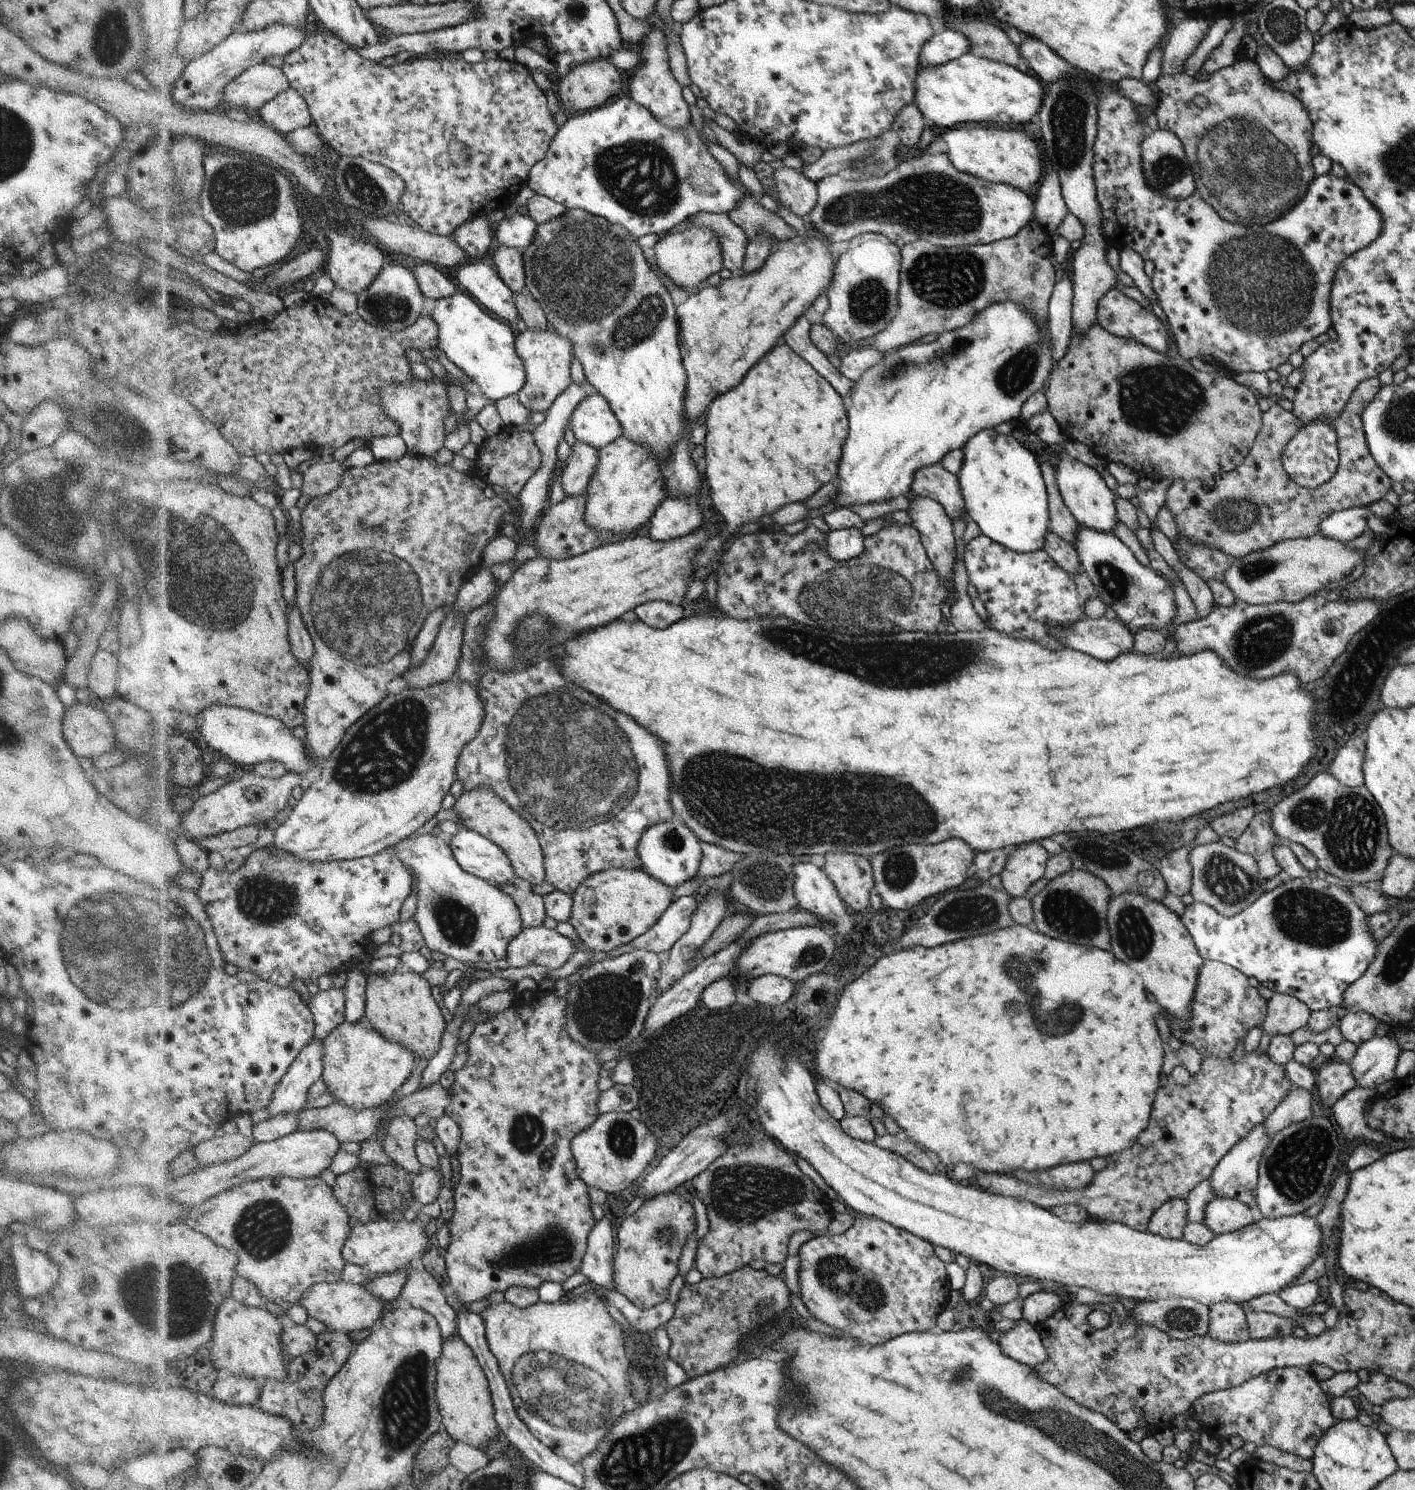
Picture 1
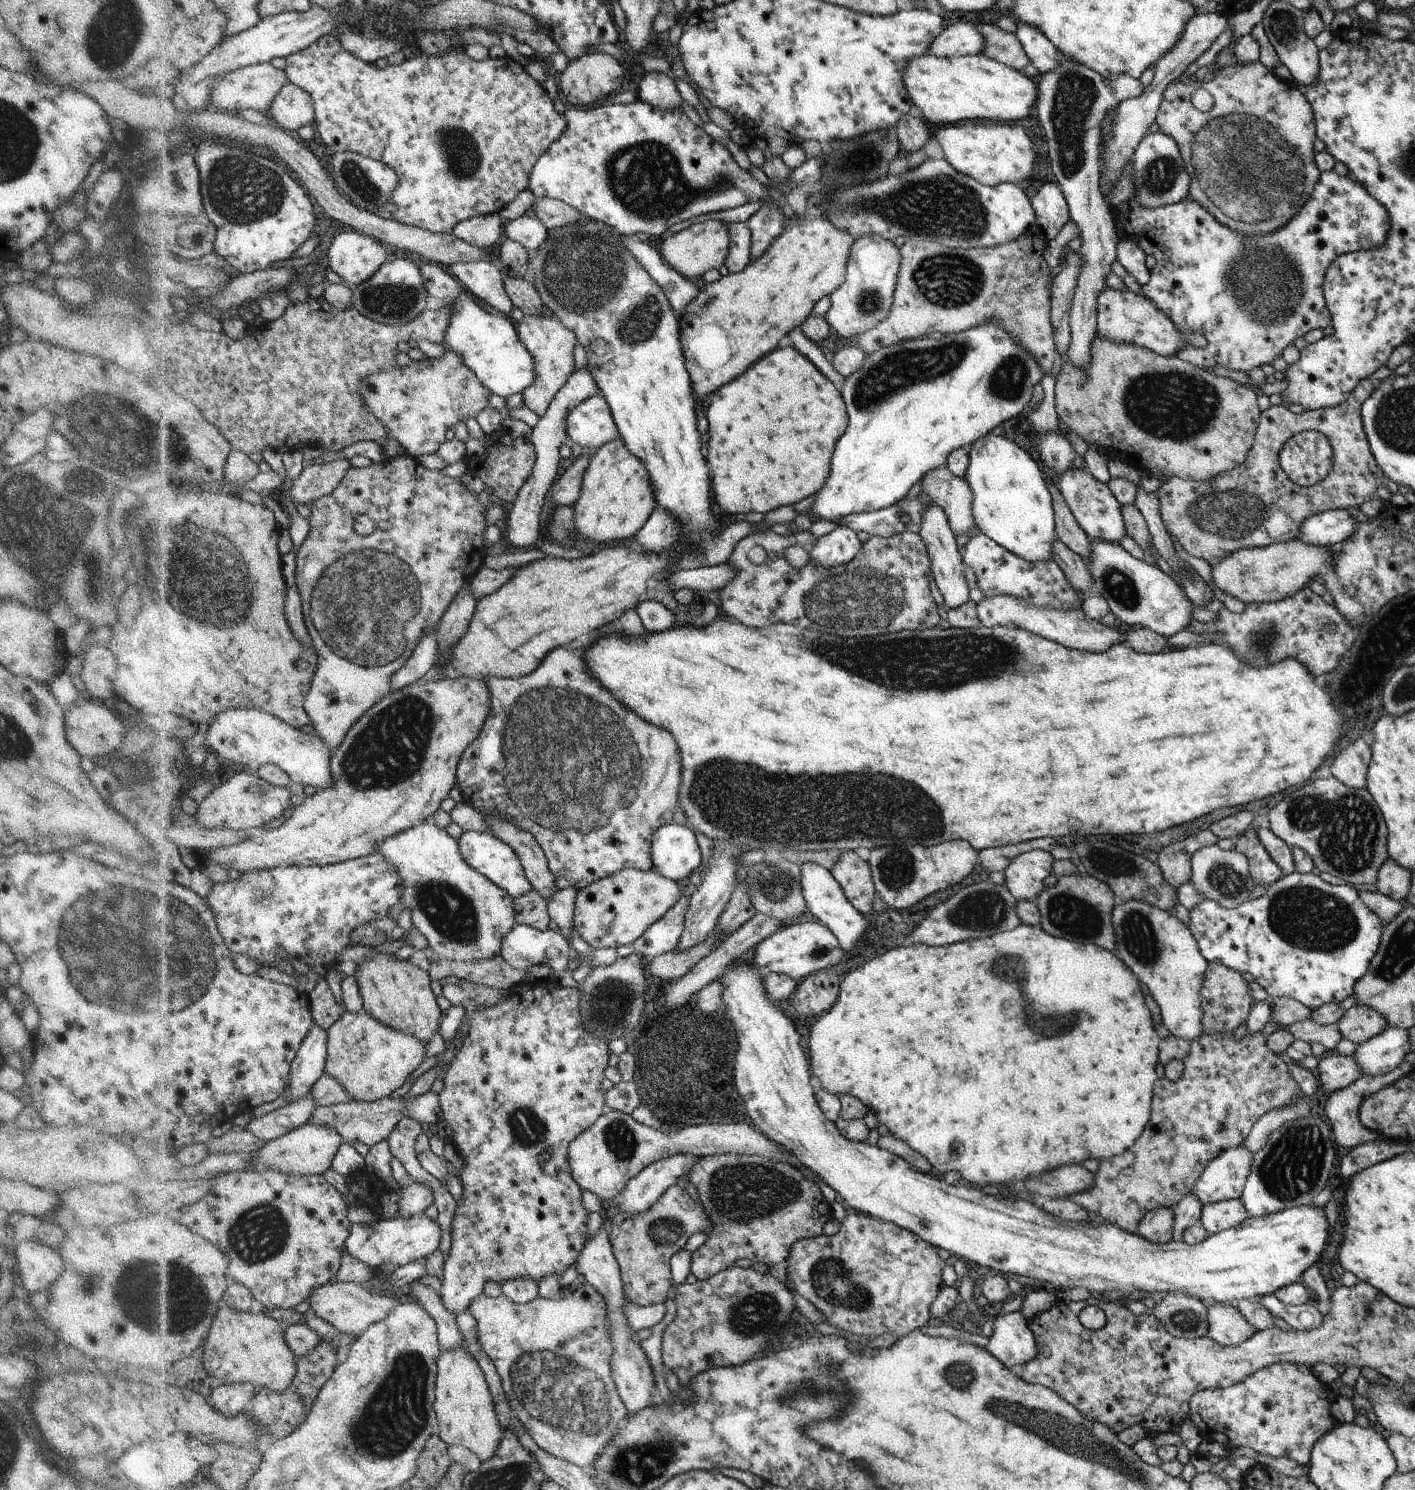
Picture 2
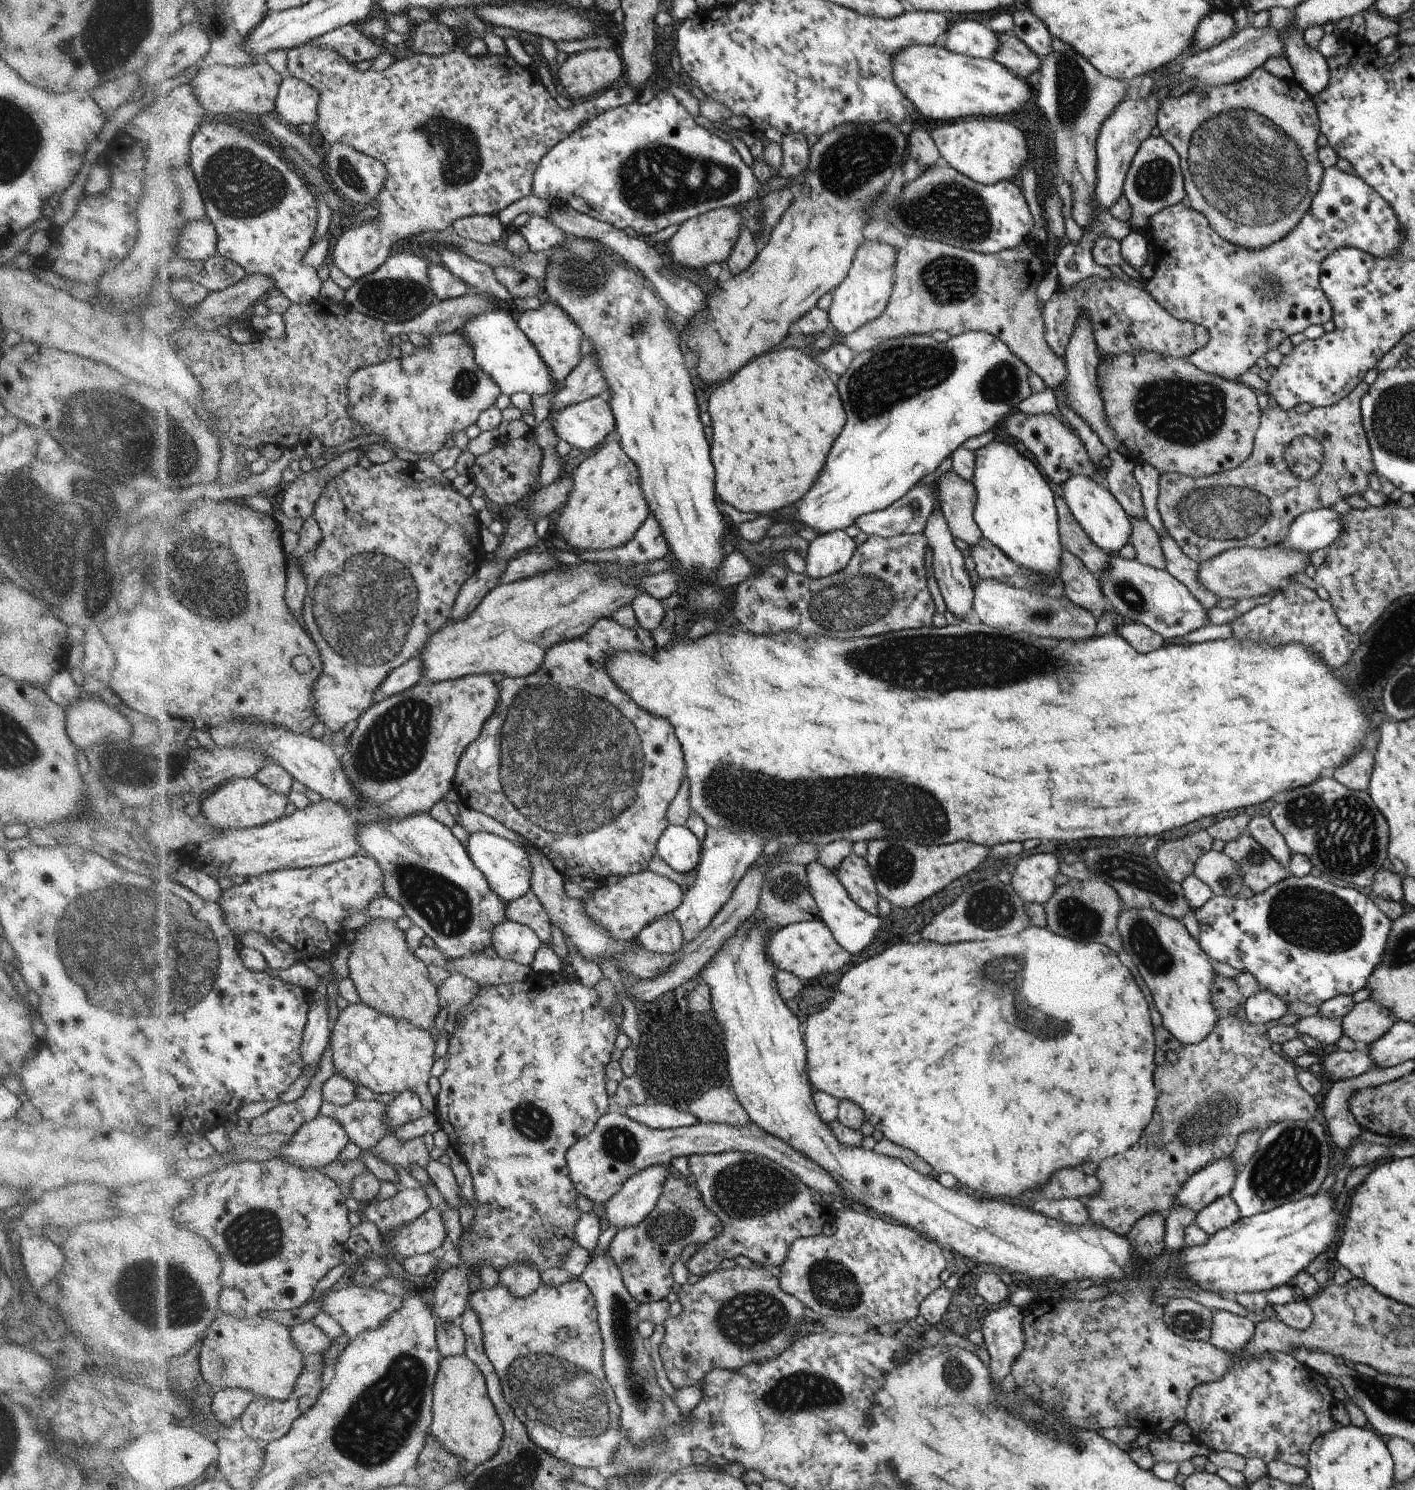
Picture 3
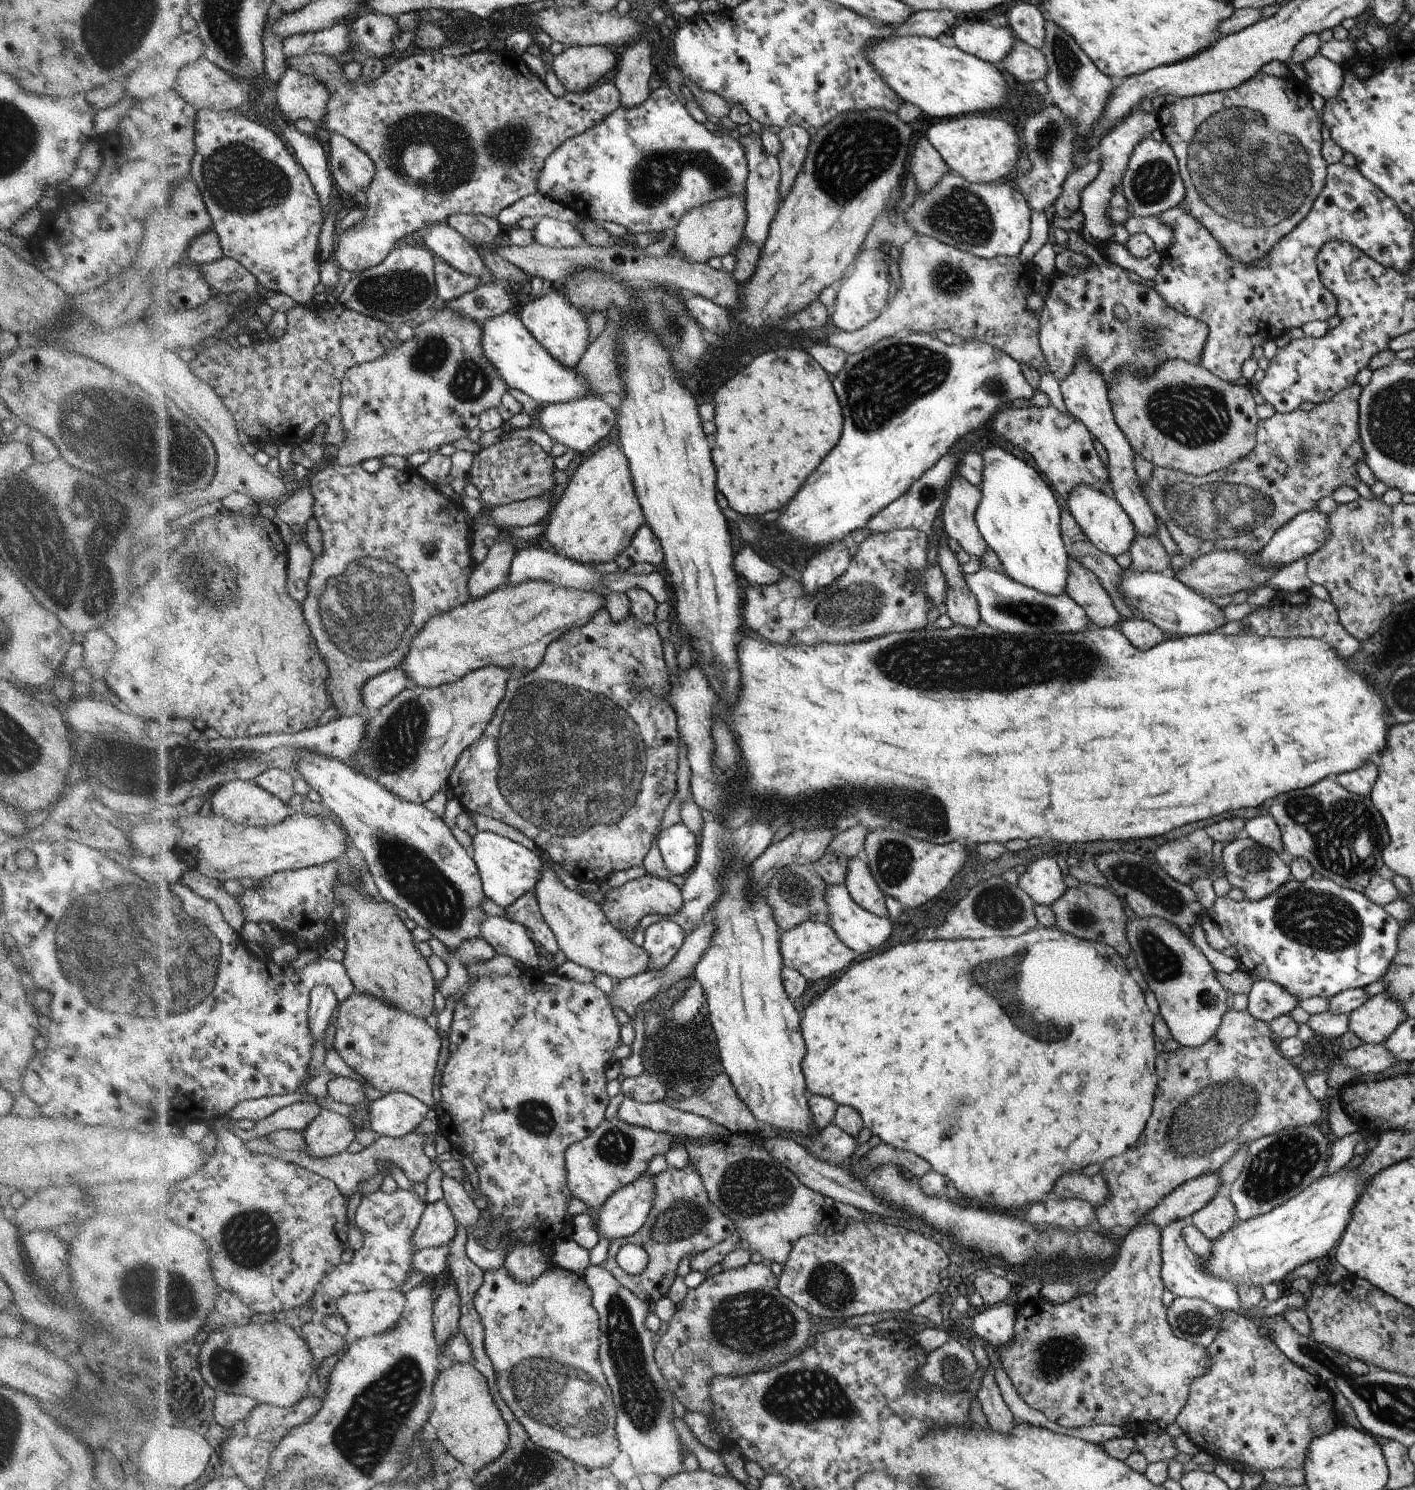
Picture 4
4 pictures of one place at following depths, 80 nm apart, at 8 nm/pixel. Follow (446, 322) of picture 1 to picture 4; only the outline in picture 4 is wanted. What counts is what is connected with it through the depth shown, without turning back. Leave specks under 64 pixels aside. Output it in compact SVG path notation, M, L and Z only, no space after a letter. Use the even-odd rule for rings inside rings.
M505 313L493 316L481 324L481 349L483 355L497 369L508 387L516 388L533 398L540 406L565 403L590 396L589 385L574 369L561 365L518 320L518 316Z

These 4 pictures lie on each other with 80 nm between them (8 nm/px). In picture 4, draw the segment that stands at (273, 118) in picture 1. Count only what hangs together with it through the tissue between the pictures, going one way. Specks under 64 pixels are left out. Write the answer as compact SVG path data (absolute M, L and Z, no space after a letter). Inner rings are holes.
M289 67L280 81L276 98L284 117L294 122L308 118L315 124L329 113L331 92L316 77Z

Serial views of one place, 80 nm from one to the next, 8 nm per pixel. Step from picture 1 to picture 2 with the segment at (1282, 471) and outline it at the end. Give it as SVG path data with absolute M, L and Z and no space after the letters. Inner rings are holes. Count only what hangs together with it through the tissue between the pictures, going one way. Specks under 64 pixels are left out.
M1364 379L1338 406L1293 413L1284 404L1270 405L1262 411L1261 426L1245 463L1233 471L1211 480L1184 480L1164 476L1159 488L1161 519L1190 556L1218 562L1242 548L1264 548L1274 543L1298 539L1300 526L1314 514L1333 509L1358 508L1362 502L1377 497L1380 486L1388 486L1388 478L1378 467L1361 417L1361 406L1377 383ZM1301 432L1320 432L1333 448L1330 474L1314 484L1302 487L1290 480L1281 466L1281 451Z

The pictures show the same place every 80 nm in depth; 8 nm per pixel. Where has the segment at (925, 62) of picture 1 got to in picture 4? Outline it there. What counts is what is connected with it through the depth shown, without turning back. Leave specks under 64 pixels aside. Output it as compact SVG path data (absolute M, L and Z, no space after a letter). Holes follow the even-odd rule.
M964 21L954 26L950 34L962 52L995 64L1000 64L1017 41L1009 26L995 28L986 21Z

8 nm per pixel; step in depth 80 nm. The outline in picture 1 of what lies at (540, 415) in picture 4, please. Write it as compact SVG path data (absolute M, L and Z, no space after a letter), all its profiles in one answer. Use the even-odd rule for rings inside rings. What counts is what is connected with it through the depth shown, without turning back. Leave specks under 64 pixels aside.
M591 391L573 412L572 430L576 440L599 450L624 434L609 401L600 393Z

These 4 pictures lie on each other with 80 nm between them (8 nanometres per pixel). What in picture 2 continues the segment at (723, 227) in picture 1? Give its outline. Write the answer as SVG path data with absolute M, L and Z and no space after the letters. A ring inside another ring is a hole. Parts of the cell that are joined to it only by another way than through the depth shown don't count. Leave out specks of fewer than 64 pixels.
M724 222L730 232L730 250L725 266L729 273L745 270L752 260L752 236L744 222Z

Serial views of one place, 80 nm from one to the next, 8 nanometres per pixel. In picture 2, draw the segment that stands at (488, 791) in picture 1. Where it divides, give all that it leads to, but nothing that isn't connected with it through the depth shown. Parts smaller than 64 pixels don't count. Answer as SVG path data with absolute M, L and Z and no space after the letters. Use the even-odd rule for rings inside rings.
M490 814L485 817L491 834L498 836L500 840L504 840L514 848L514 852L518 854L518 860L522 860L522 868L526 872L526 877L529 878L530 885L544 900L549 901L552 894L558 890L554 884L556 876L550 872L548 860L538 841L534 840L530 832L518 828L506 818L502 818L500 822L498 816Z

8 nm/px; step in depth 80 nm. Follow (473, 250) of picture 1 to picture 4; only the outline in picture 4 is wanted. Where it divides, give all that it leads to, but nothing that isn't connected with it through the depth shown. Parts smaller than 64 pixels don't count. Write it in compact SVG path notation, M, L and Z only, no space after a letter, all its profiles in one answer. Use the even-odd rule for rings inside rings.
M458 213L447 220L447 224L457 230L472 245L494 243L504 227L497 218L484 215Z

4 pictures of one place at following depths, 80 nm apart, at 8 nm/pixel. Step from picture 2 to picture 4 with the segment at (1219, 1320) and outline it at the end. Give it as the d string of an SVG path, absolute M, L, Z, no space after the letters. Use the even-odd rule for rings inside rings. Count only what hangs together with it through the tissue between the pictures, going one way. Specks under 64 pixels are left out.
M1221 1311L1220 1324L1217 1338L1207 1350L1211 1356L1211 1368L1206 1375L1194 1380L1189 1402L1177 1416L1178 1426L1200 1450L1224 1464L1231 1464L1241 1473L1245 1471L1244 1464L1250 1464L1262 1474L1265 1470L1277 1468L1302 1469L1310 1442L1336 1429L1334 1400L1327 1383L1294 1364L1276 1343L1261 1335L1255 1322L1236 1311Z

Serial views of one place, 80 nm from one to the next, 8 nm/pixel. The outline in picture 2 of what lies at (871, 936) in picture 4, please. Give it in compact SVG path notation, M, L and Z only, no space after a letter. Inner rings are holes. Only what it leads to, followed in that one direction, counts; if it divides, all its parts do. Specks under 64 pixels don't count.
M814 862L800 865L802 896L805 897L808 911L812 913L825 926L832 930L834 936L840 940L843 950L852 950L858 939L861 938L869 926L862 912L858 912L846 897L845 890L838 884L830 869L822 868Z

